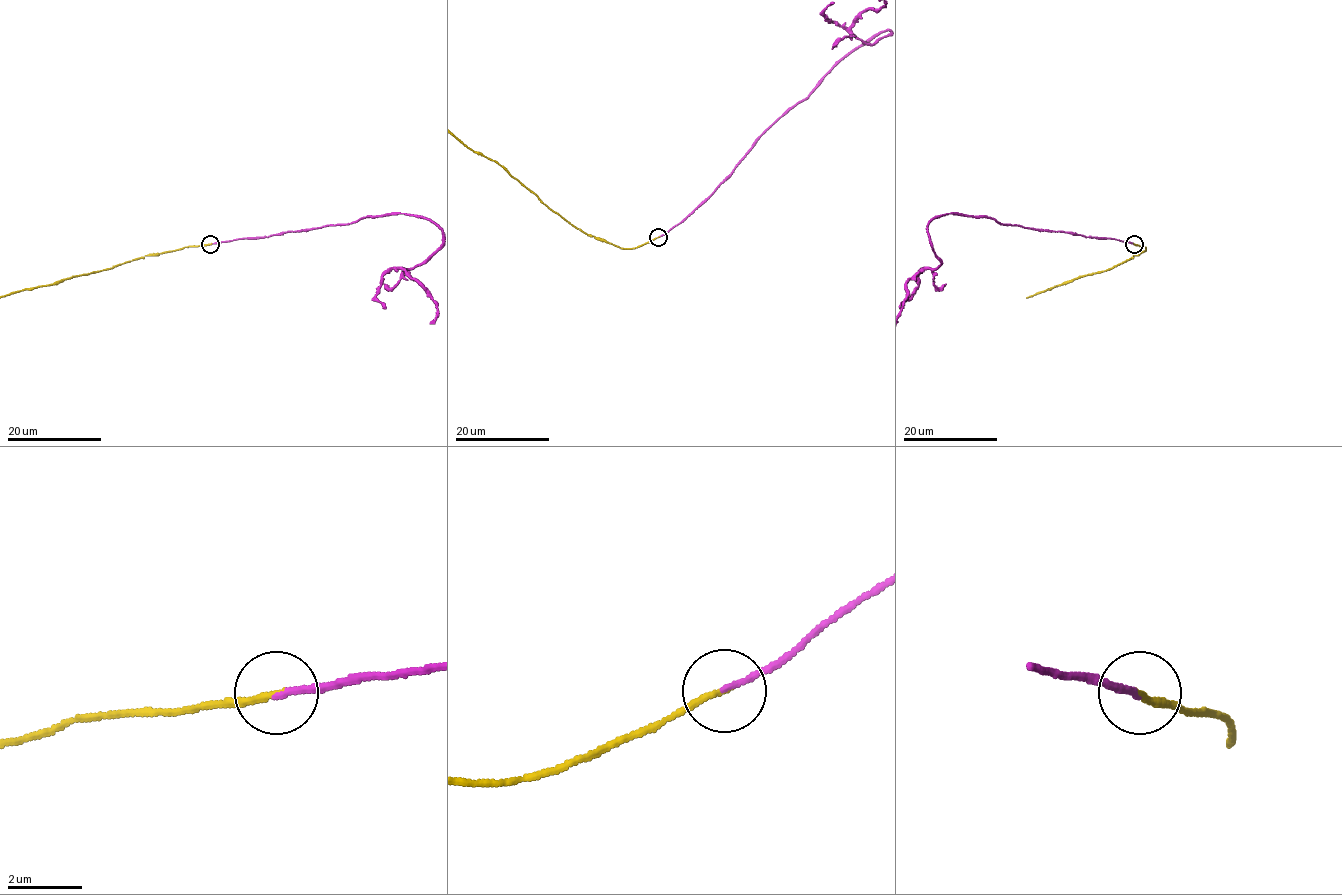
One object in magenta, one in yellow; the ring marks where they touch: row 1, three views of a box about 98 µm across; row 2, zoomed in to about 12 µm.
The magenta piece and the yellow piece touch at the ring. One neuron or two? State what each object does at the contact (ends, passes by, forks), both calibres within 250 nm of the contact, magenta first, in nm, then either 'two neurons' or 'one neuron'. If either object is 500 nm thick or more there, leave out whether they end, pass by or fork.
magenta ends | yellow ends | 160/160 nm | one neuron

